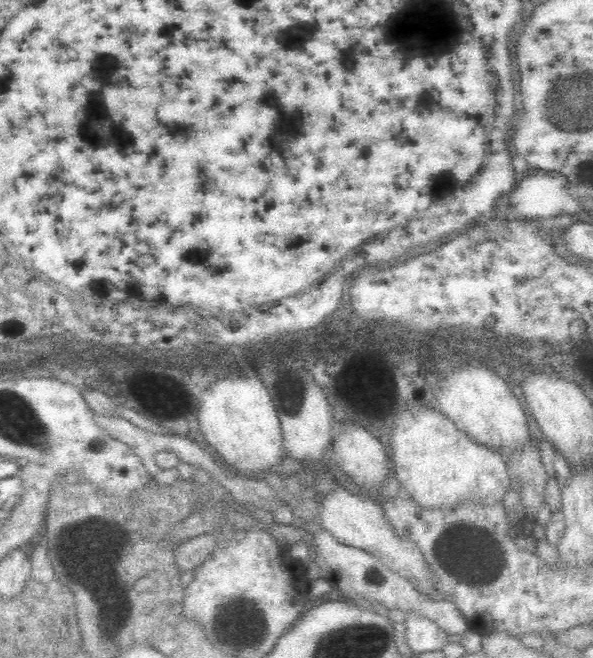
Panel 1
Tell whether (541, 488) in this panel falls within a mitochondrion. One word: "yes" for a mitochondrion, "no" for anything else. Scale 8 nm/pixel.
no

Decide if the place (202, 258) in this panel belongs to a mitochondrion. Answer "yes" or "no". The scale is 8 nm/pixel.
yes

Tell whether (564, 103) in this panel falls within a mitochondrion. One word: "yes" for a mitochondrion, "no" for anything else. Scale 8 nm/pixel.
yes

